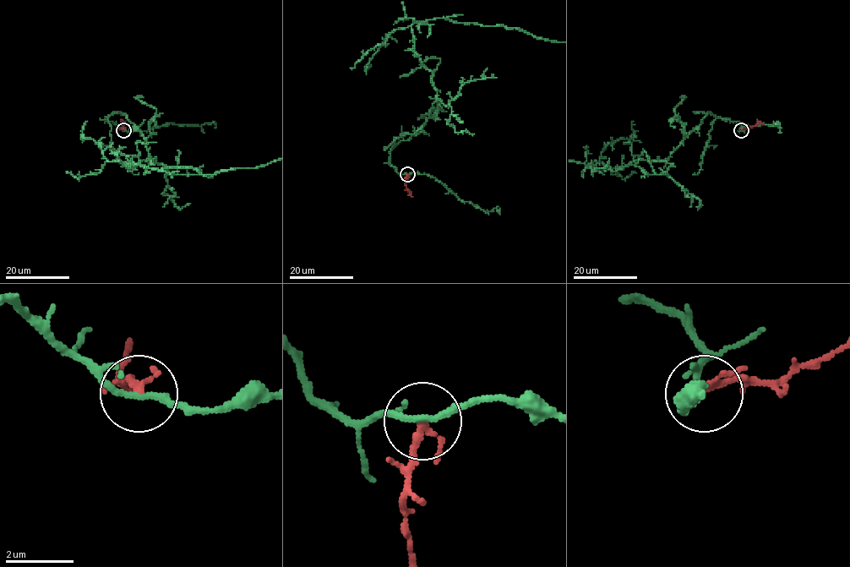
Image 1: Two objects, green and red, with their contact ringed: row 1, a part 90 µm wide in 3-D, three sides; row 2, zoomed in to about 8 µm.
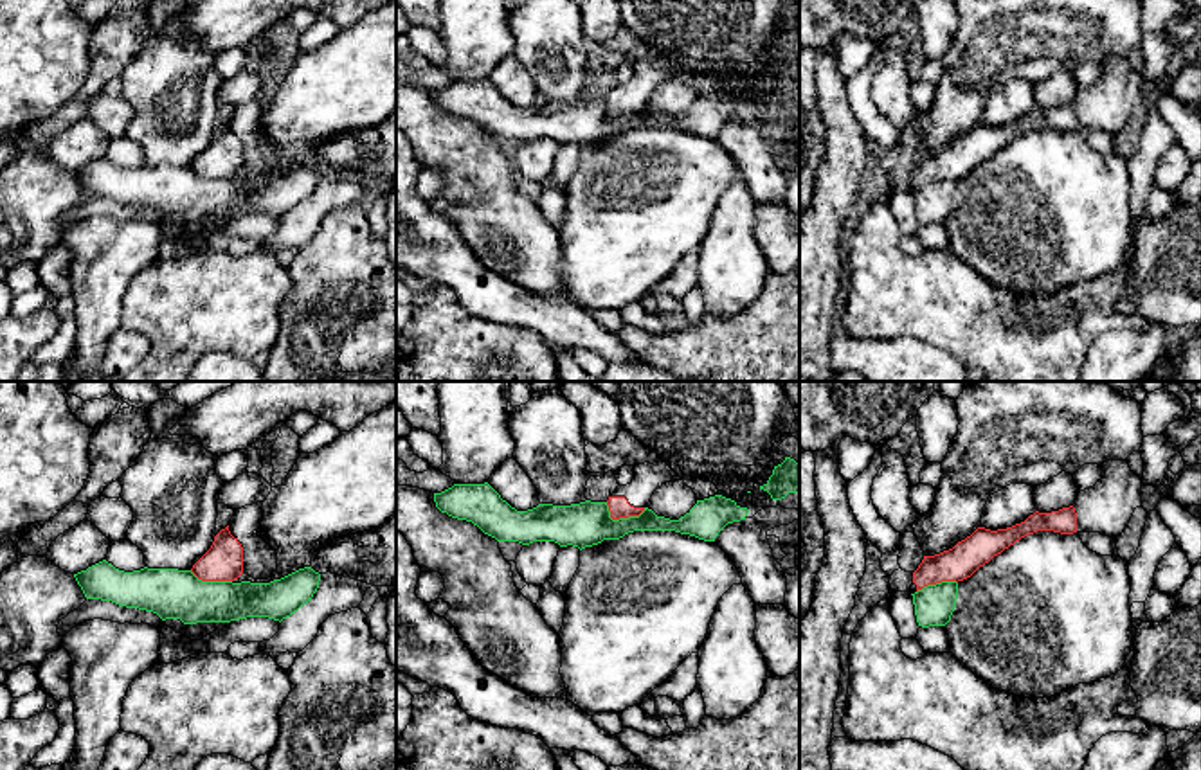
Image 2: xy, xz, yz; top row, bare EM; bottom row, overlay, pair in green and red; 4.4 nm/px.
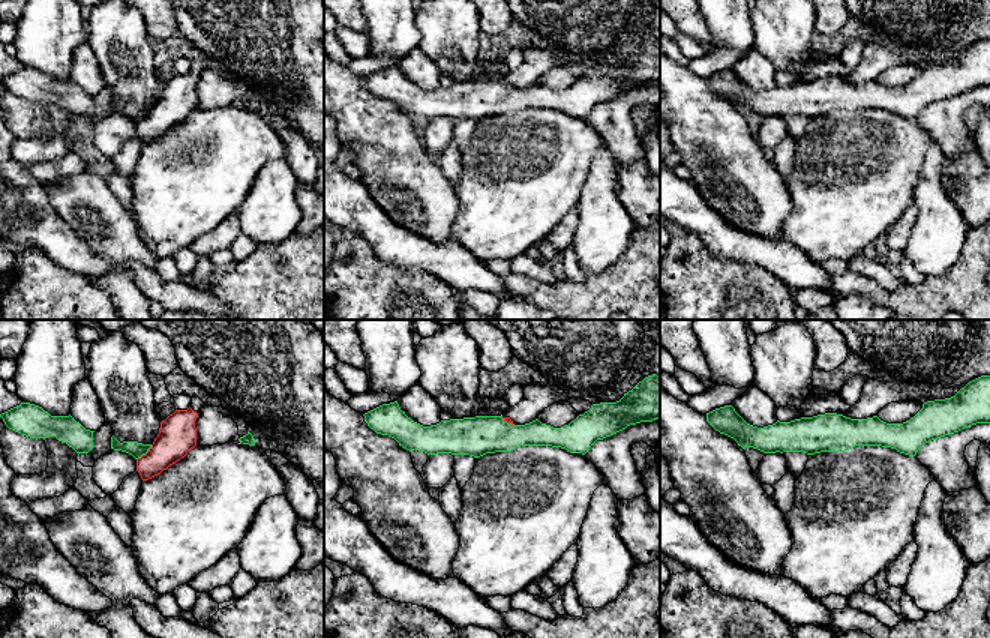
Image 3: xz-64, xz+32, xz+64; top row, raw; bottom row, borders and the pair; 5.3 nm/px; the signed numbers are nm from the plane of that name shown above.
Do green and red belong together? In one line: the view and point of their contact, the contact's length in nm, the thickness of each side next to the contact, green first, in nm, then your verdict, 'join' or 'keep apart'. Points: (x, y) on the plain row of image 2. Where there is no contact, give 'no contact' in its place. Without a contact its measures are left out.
xz (622, 116) | 190 nm | 200/90 nm | keep apart

